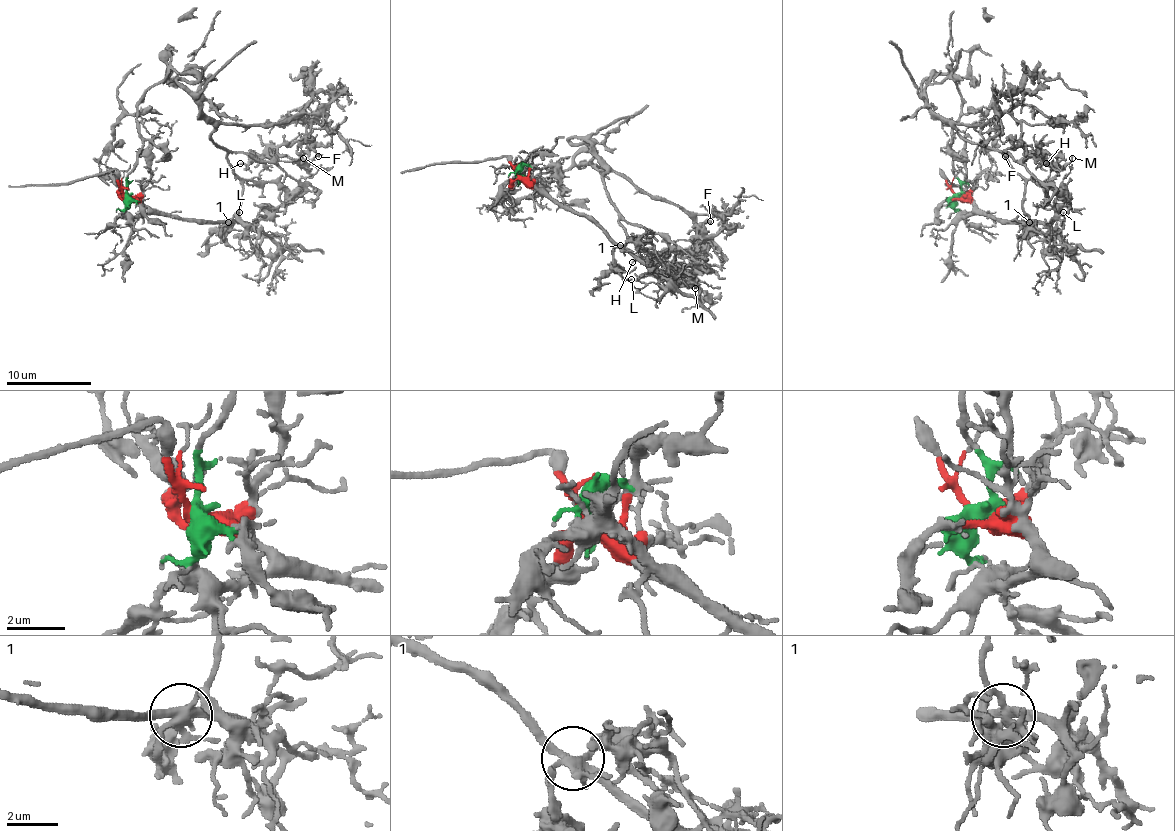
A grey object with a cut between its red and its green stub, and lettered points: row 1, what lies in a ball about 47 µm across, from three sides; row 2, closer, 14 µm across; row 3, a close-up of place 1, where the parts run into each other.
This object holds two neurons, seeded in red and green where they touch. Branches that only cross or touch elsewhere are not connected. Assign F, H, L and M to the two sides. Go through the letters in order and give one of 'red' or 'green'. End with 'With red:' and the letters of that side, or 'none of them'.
F: green
H: green
L: green
M: green
With red: none of them

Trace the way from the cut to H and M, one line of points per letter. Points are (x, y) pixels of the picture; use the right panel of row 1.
H: (957, 195), (950, 146), (961, 100), (953, 70), (936, 74), (925, 102), (963, 138), (1046, 163)
M: (957, 195), (961, 100), (953, 70), (936, 74), (925, 102), (967, 140), (1016, 161), (1072, 157)

